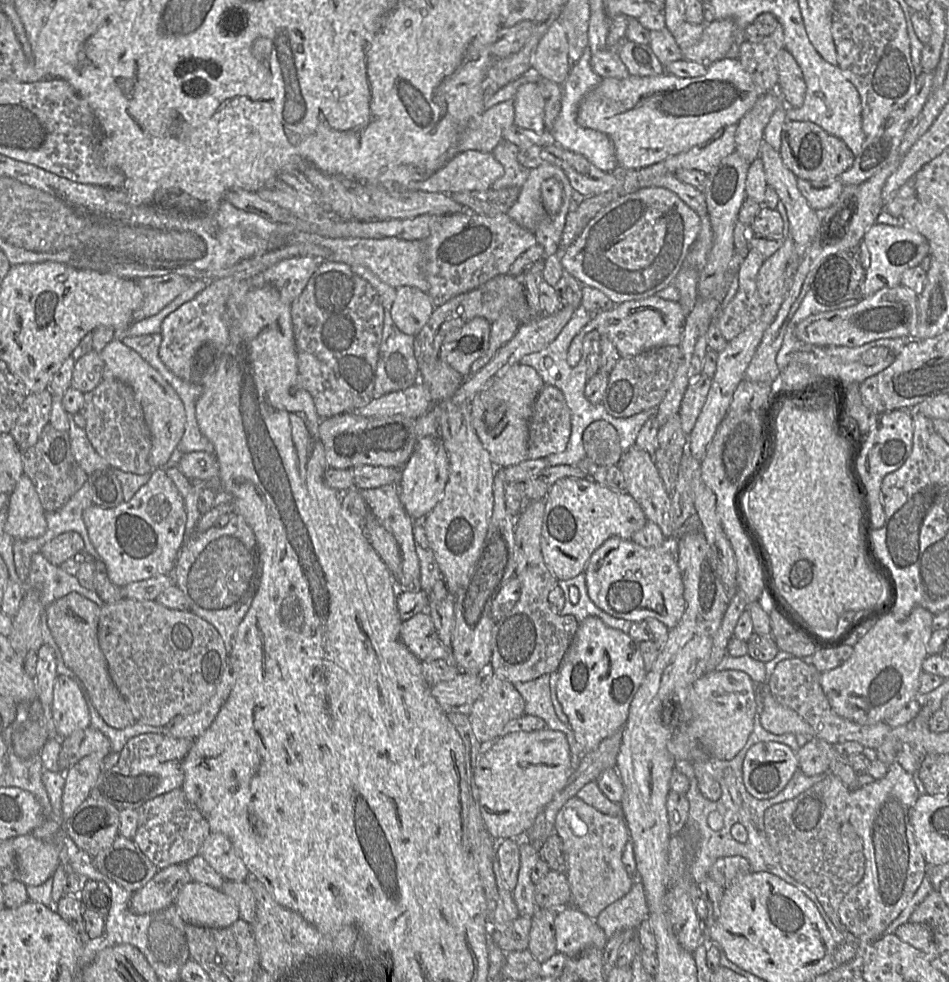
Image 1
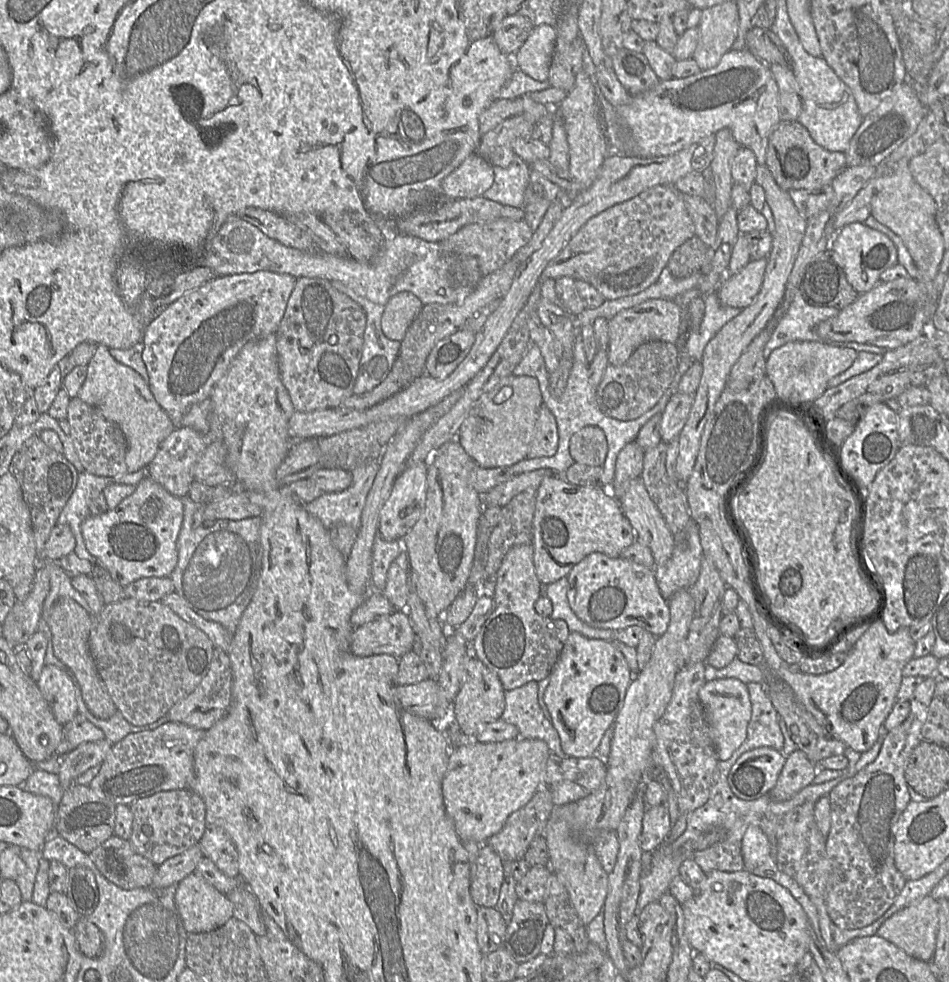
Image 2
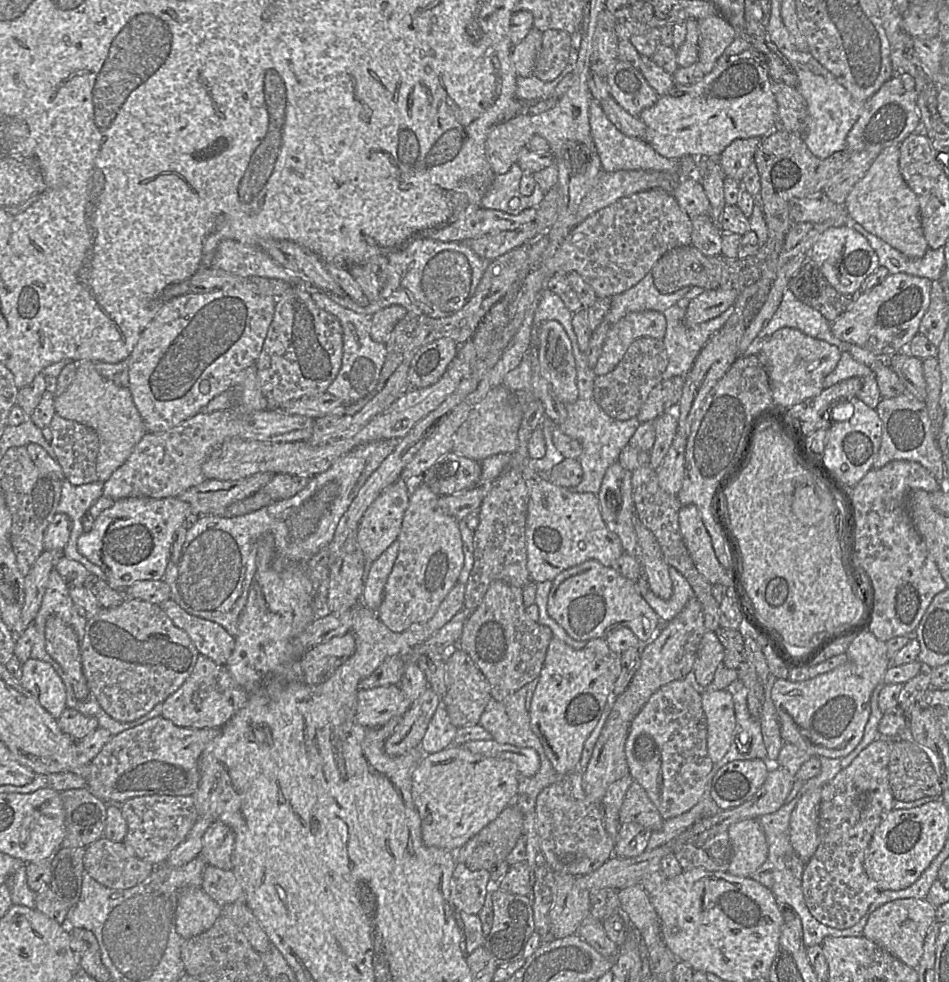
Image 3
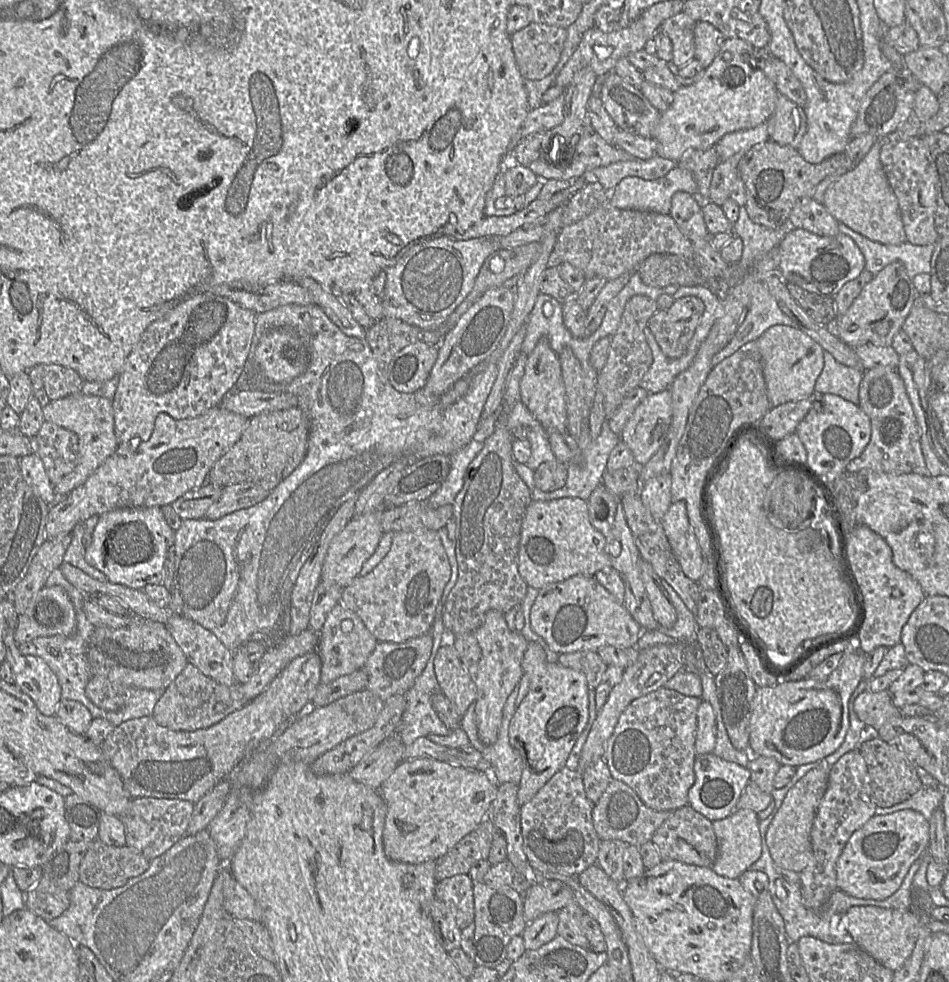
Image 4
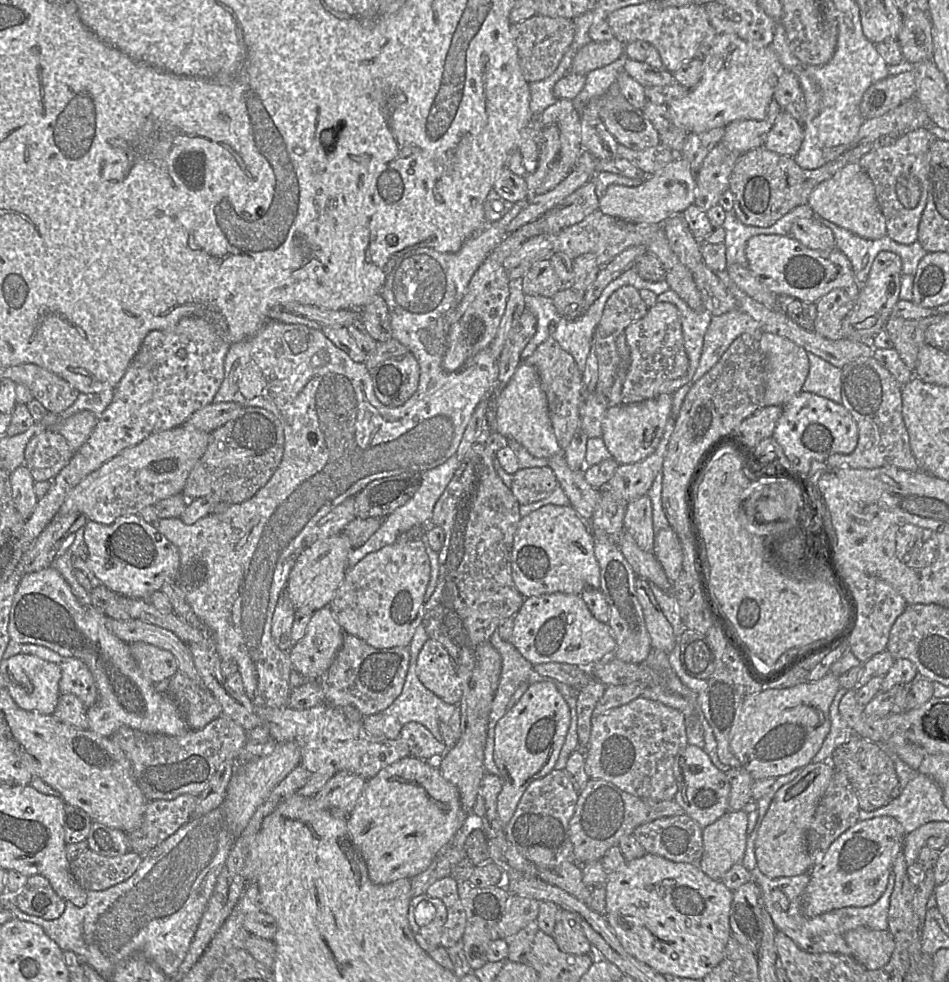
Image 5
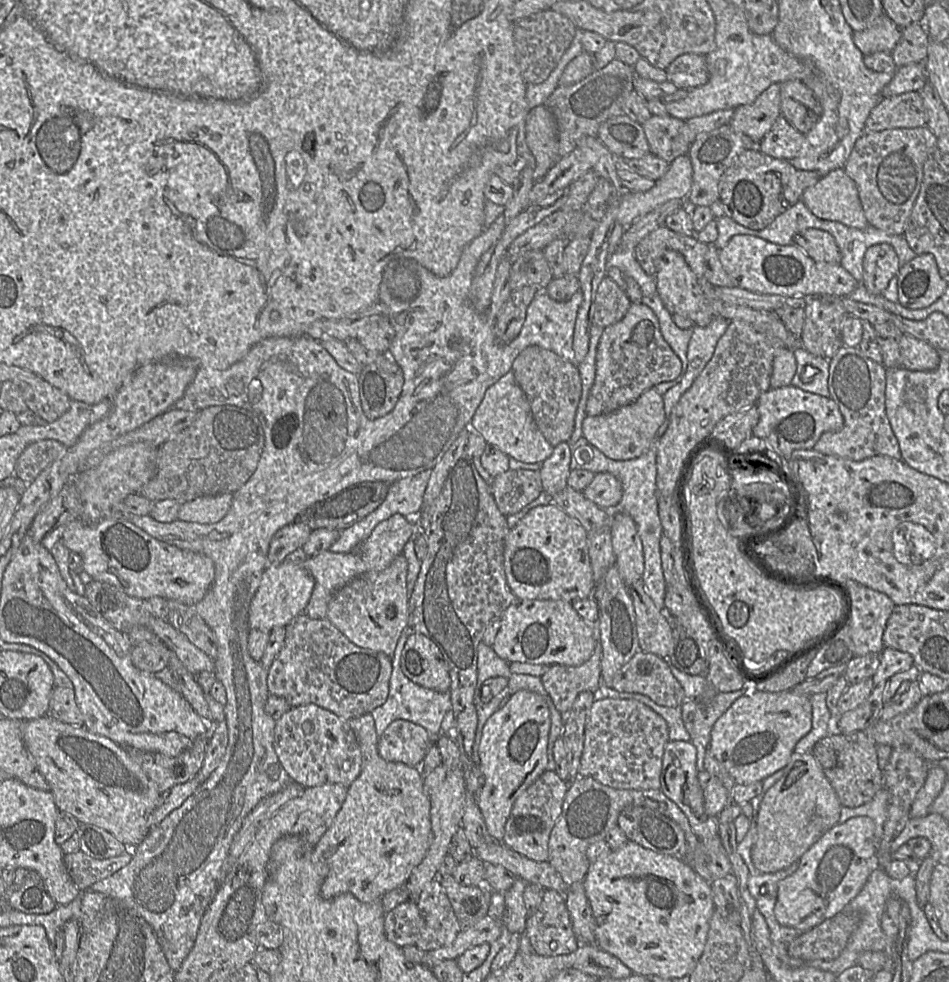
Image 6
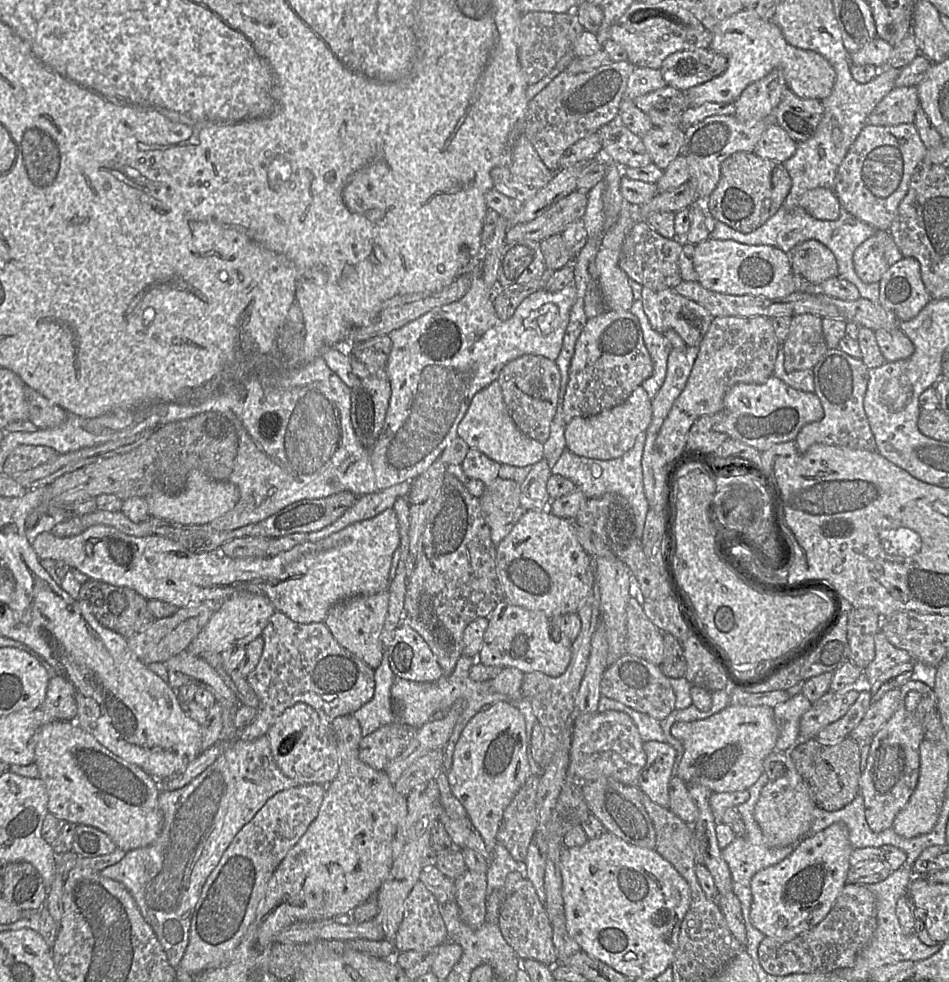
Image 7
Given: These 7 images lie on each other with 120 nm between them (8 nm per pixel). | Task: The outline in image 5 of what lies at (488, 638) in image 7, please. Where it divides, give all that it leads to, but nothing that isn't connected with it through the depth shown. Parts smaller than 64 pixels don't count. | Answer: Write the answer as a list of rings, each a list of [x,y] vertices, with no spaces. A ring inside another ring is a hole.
[[[555,592],[526,598],[513,618],[509,642],[533,666],[561,662],[592,667],[610,657],[616,647],[608,623],[597,620],[578,594]]]

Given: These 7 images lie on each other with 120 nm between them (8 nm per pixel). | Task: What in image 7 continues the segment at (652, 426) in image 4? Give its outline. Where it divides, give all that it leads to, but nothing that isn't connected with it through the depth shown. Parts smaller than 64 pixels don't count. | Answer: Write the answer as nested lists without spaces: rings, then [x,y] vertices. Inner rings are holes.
[[[638,386],[621,404],[593,416],[575,417],[564,432],[566,449],[587,458],[609,460],[618,458],[635,443],[638,435],[645,433],[652,421],[652,399]]]

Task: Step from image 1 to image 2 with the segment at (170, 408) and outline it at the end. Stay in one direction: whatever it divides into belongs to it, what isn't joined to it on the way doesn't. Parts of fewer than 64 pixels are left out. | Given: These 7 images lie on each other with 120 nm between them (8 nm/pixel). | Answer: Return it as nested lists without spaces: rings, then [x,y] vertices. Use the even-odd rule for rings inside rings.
[[[97,345],[87,364],[87,376],[77,398],[98,409],[103,417],[120,427],[128,443],[125,463],[130,473],[146,469],[160,444],[176,428],[156,401],[148,382],[135,370],[113,358],[105,345]]]

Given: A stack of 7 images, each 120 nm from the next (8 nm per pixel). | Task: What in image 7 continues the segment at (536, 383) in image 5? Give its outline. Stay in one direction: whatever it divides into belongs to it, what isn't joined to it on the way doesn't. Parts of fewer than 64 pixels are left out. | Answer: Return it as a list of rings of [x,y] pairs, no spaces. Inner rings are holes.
[[[497,380],[474,395],[465,416],[458,425],[457,434],[470,449],[477,449],[500,464],[519,467],[534,465],[544,457],[543,443],[526,436],[515,425],[508,413]]]

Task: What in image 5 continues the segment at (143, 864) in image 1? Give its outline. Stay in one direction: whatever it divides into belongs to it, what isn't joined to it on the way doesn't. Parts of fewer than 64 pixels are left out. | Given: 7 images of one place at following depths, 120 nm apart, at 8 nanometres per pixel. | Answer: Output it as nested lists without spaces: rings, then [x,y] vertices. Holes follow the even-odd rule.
[[[87,849],[70,861],[70,870],[77,883],[86,890],[106,890],[130,878],[142,861],[134,851],[106,857]]]

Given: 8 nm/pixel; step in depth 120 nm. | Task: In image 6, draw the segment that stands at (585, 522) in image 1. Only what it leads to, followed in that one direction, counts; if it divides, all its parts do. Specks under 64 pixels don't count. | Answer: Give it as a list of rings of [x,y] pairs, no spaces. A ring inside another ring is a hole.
[[[555,504],[532,509],[505,539],[504,571],[517,600],[573,601],[592,597],[588,534]]]

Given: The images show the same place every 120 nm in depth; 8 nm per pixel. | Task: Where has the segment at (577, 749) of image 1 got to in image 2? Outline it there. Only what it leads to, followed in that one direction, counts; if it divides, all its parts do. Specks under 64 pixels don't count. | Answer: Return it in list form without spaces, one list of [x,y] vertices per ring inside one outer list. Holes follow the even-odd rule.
[[[530,681],[506,691],[505,709],[500,720],[515,725],[519,730],[519,737],[543,740],[547,743],[551,754],[566,757],[548,712],[542,709],[539,703],[537,681]]]

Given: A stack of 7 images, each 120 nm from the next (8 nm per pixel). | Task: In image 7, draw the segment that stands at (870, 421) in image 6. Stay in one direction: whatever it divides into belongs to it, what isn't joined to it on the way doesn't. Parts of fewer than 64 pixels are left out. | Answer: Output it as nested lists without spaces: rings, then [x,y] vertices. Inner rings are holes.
[[[828,348],[814,365],[814,394],[819,398],[824,415],[819,421],[802,427],[795,442],[800,450],[817,443],[853,449],[876,451],[876,442],[864,410],[870,369],[861,359],[851,357],[838,348]]]

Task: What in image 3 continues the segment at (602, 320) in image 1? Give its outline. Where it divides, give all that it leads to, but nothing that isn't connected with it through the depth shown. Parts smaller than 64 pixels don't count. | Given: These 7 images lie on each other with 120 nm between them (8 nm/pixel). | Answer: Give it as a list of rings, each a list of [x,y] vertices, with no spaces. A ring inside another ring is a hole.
[[[645,310],[627,314],[609,328],[594,367],[595,374],[604,375],[612,371],[634,340],[640,337],[663,340],[666,328],[667,321],[663,312]]]

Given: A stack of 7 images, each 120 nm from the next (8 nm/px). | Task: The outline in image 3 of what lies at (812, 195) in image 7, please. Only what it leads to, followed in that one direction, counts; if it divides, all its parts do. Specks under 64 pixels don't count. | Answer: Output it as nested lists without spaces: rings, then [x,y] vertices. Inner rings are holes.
[[[900,147],[881,151],[873,164],[853,187],[844,207],[855,222],[910,258],[921,258],[930,249],[924,236],[917,195],[905,182],[899,168]]]

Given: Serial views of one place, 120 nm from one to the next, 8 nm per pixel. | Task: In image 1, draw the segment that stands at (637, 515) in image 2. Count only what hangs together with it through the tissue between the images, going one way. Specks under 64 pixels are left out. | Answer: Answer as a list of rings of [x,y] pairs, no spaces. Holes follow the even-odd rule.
[[[634,444],[624,453],[618,466],[624,476],[627,493],[639,503],[647,520],[656,523],[661,528],[665,537],[673,536],[675,530],[672,527],[671,495],[665,488],[654,458],[647,451],[642,450]]]

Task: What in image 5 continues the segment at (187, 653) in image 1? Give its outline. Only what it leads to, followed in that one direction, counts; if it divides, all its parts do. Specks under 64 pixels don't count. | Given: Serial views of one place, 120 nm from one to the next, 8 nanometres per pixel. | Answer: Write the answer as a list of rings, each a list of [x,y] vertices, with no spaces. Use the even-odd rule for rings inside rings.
[[[133,642],[129,647],[142,674],[151,683],[170,679],[178,672],[177,660],[171,652],[145,642]]]

